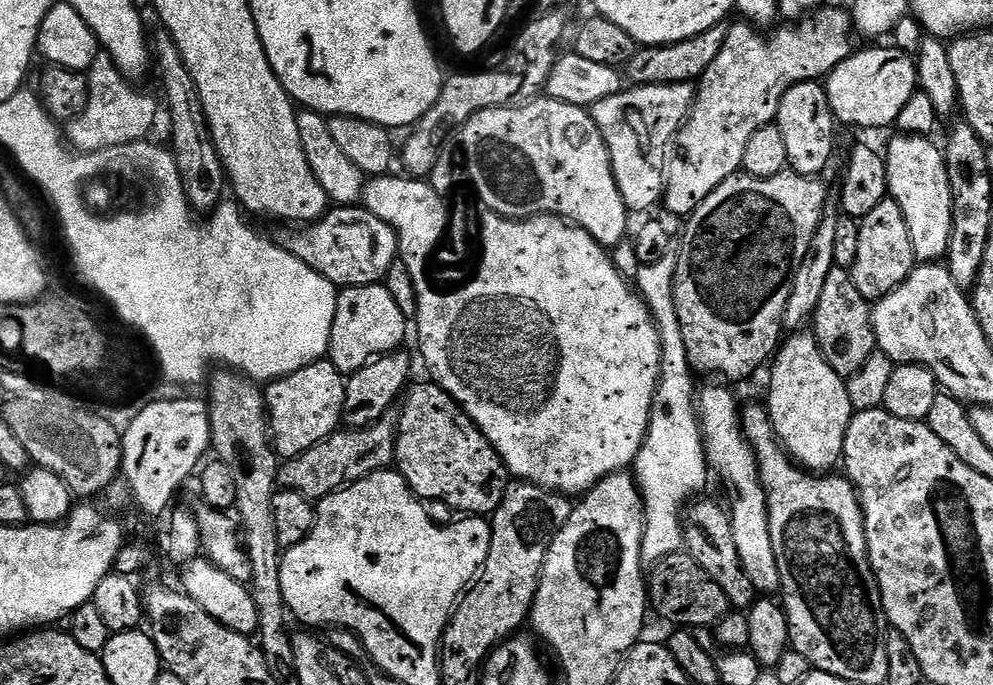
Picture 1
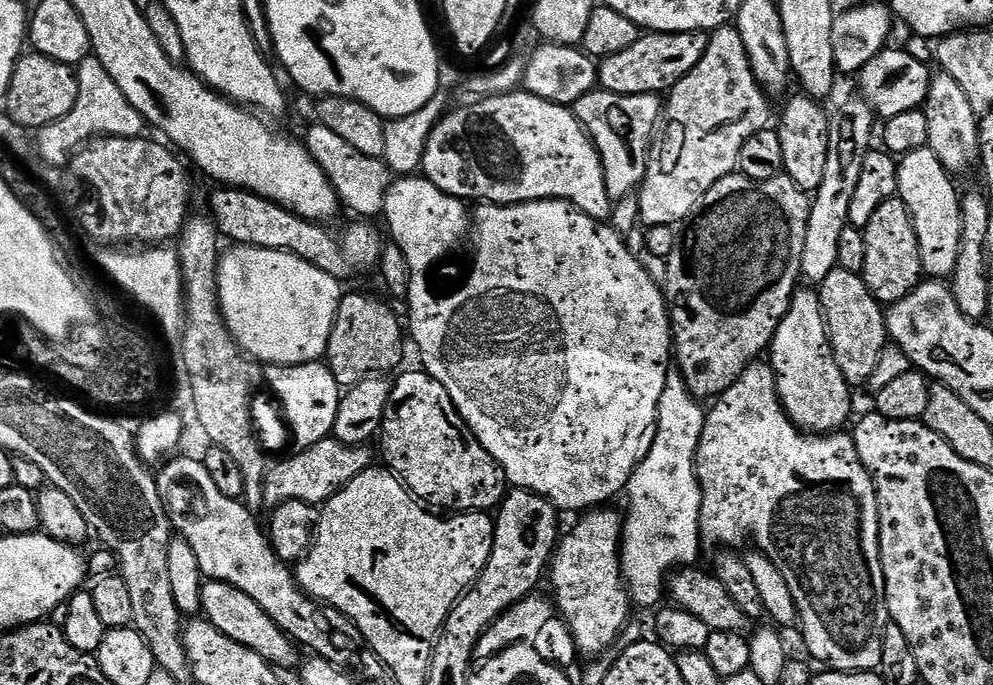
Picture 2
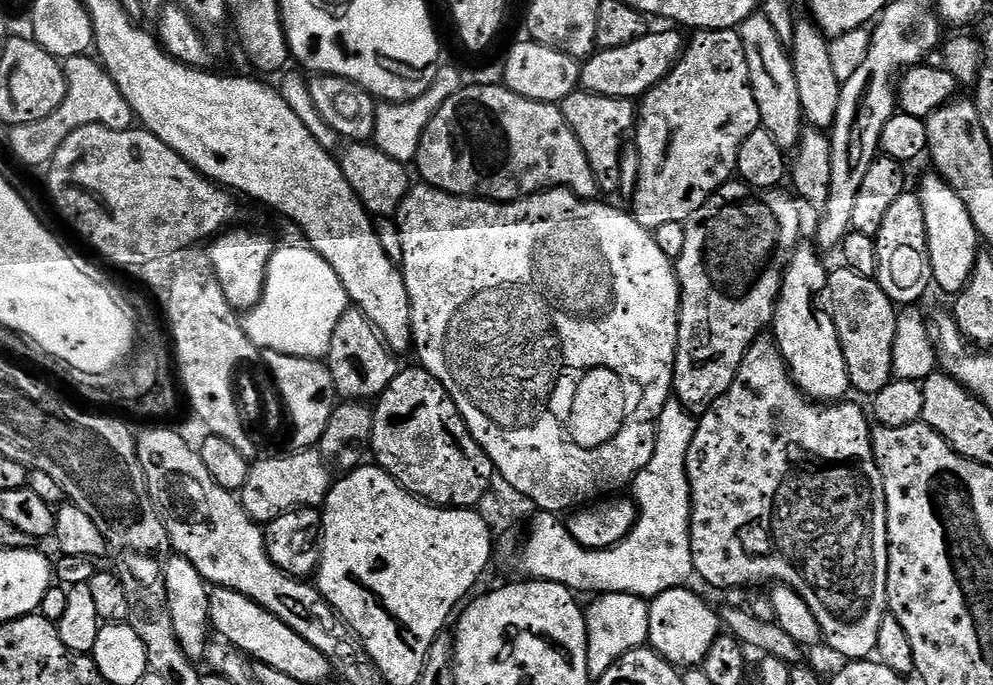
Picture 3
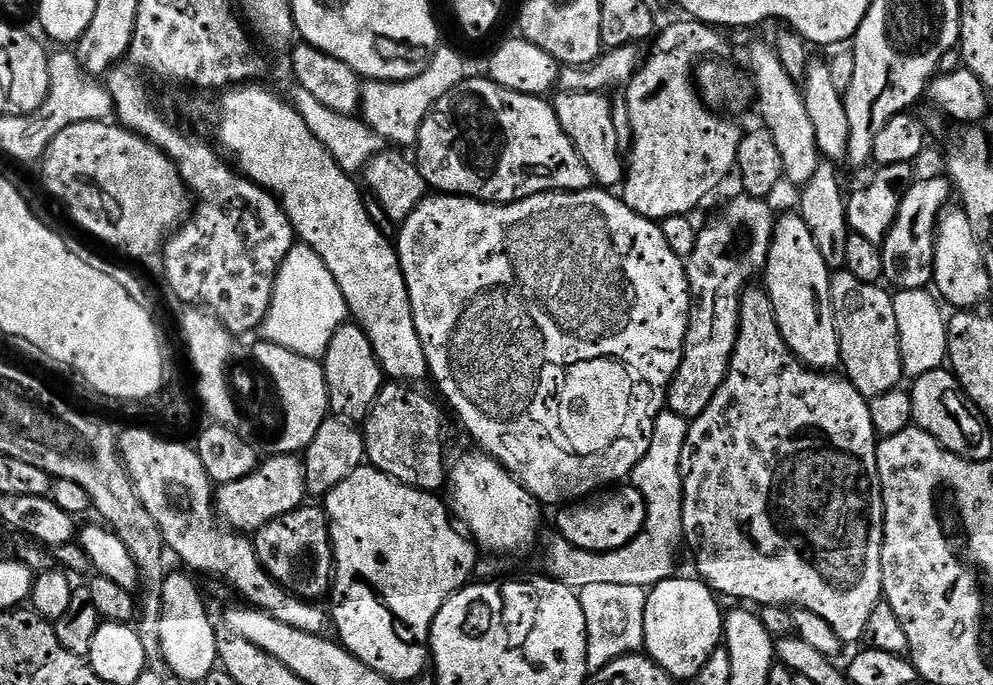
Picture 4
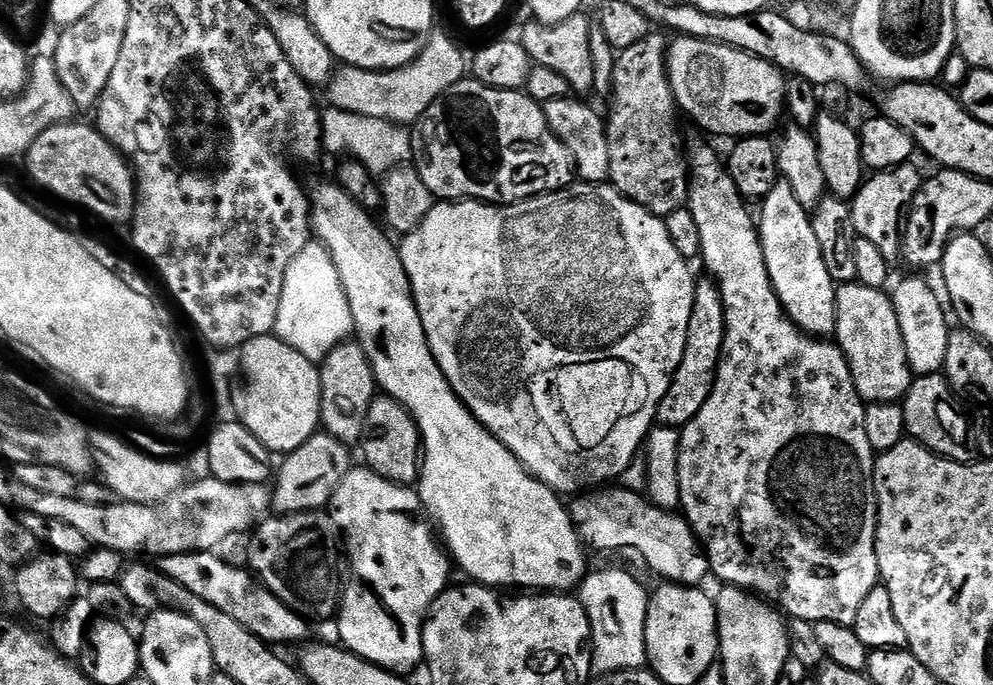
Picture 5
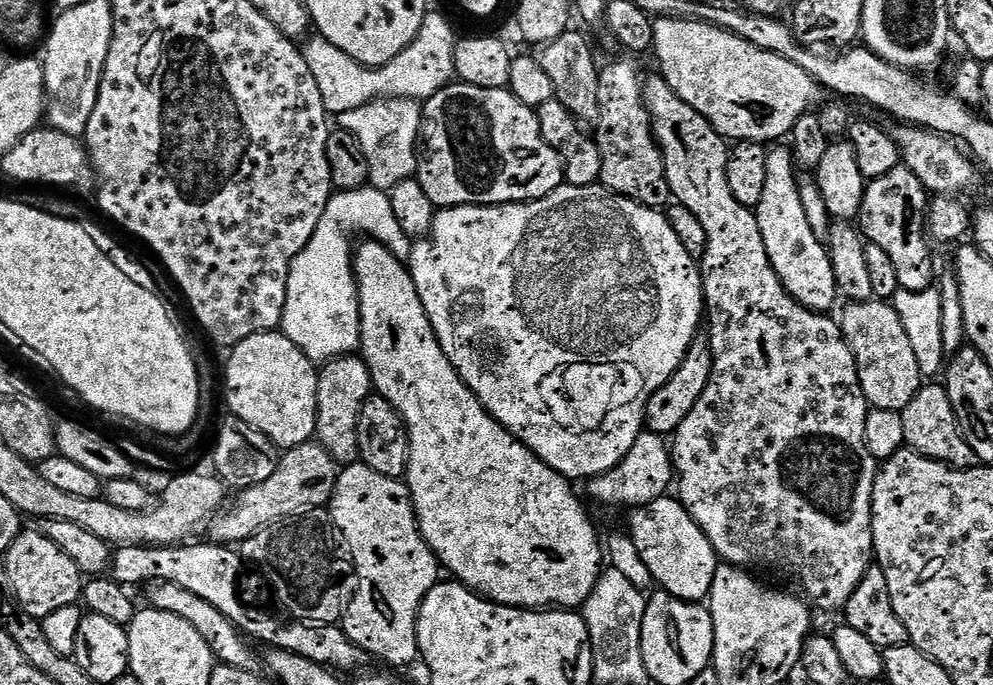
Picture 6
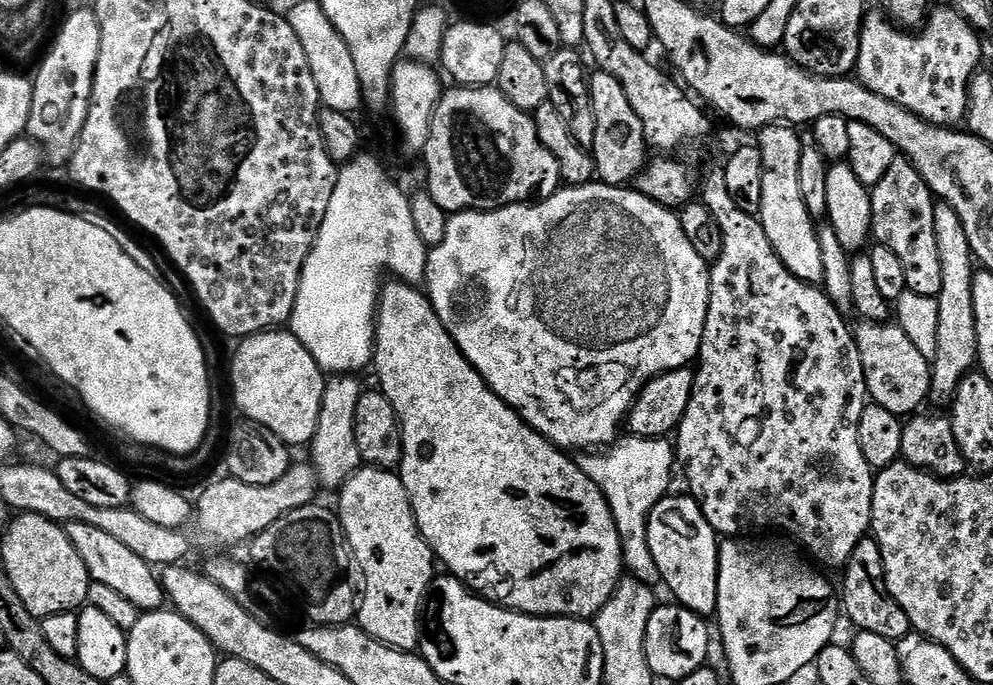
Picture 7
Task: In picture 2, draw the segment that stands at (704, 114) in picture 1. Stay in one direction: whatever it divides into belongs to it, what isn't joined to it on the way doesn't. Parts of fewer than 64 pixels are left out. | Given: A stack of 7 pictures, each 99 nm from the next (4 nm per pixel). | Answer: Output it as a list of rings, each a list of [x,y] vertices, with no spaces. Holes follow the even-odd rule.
[[[736,27],[715,29],[708,37],[702,62],[698,62],[698,66],[694,66],[694,70],[690,70],[690,74],[686,74],[686,78],[682,78],[682,82],[678,82],[667,93],[658,138],[652,141],[648,173],[638,189],[640,220],[648,226],[676,226],[687,220],[717,182],[737,171],[742,142],[746,142],[750,134],[758,134],[758,130],[769,127],[768,103],[769,97],[756,80],[746,46]]]

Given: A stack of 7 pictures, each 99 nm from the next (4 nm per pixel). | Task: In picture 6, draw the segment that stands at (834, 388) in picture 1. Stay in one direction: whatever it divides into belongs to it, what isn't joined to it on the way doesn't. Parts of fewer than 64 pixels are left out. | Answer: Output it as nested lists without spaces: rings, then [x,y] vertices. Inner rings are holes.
[[[791,147],[768,148],[766,186],[762,190],[762,202],[758,202],[754,211],[758,230],[762,230],[766,254],[785,290],[812,312],[831,313],[831,308],[838,301],[834,270],[825,241],[814,238],[814,230],[810,230],[810,222],[806,222],[806,210],[802,210],[798,183],[798,165]]]

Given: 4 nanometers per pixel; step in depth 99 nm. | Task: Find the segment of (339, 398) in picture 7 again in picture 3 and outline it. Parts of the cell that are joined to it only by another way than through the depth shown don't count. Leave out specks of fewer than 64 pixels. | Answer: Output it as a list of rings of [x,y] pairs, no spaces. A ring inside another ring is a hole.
[[[354,306],[349,307],[348,311],[342,314],[338,326],[334,326],[334,338],[330,338],[330,350],[326,357],[337,397],[345,401],[361,402],[378,398],[402,370],[402,364],[396,360],[399,359],[384,345],[384,339],[366,318],[366,314],[362,314]]]

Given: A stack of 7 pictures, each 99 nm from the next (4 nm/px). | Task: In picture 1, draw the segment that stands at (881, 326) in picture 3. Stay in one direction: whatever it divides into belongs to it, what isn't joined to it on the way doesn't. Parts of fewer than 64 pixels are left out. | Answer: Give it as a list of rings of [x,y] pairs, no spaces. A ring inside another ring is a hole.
[[[832,268],[822,289],[818,310],[812,315],[810,331],[815,336],[826,362],[834,366],[834,374],[853,376],[866,366],[866,358],[877,351],[876,335],[872,325],[872,304],[854,286],[851,271],[847,268]]]

